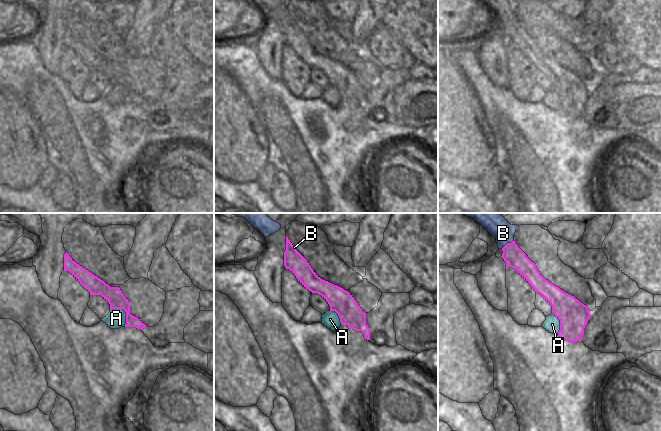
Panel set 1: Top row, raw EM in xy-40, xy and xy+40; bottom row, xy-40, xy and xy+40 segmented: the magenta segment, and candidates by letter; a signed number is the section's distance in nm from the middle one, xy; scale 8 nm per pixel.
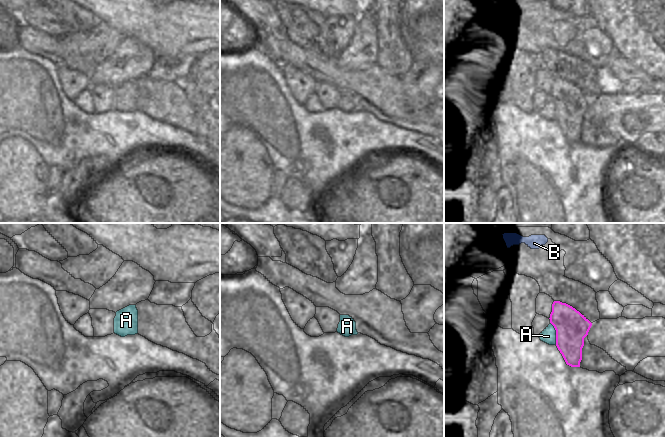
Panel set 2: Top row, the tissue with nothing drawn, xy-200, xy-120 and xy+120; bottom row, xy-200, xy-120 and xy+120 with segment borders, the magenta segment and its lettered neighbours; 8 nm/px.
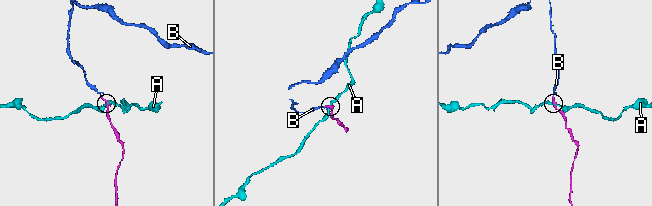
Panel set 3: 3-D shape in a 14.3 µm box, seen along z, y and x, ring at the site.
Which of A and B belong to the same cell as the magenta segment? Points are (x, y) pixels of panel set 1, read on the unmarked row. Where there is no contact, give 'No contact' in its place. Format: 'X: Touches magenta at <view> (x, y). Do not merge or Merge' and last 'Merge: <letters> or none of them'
A: Touches magenta at xy-40 (124, 86). Do not merge
B: Touches magenta at xy+40 (507, 19). Merge
Merge: B

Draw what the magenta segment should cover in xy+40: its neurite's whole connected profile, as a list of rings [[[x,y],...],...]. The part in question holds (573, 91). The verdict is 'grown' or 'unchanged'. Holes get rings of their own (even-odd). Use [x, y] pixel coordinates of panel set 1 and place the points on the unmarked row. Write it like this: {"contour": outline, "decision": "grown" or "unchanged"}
{"contour": [[[481,0],[496,16],[503,27],[506,43],[515,45],[551,82],[552,89],[560,96],[558,112],[571,119],[582,117],[584,104],[590,94],[590,86],[574,72],[564,68],[546,56],[536,40],[518,23],[514,10],[519,1]]], "decision": "grown"}

